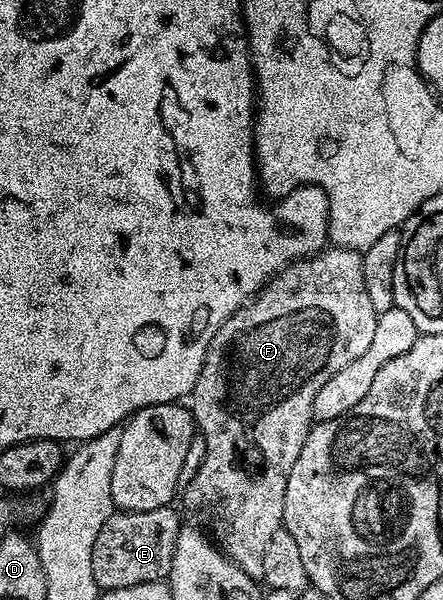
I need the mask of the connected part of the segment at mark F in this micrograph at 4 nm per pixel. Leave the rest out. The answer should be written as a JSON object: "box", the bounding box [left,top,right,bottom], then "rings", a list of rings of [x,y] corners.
{"box":[180,245,378,580],"rings":[[[330,245],[327,248],[327,251],[326,249],[319,250],[317,255],[307,255],[305,259],[294,260],[290,266],[279,271],[250,302],[243,305],[236,313],[232,313],[228,321],[220,325],[220,329],[216,329],[216,337],[212,337],[212,345],[208,345],[206,360],[200,369],[200,377],[192,392],[194,422],[201,439],[206,442],[206,452],[196,477],[192,482],[185,484],[180,500],[182,499],[183,505],[199,519],[197,522],[212,532],[212,539],[218,550],[240,569],[244,569],[244,573],[248,573],[256,580],[261,580],[264,573],[264,552],[268,549],[268,540],[272,538],[272,533],[276,533],[282,527],[284,489],[288,489],[288,473],[292,473],[292,465],[296,465],[296,457],[300,457],[300,449],[304,449],[304,441],[308,437],[310,428],[316,422],[314,417],[316,393],[324,389],[324,381],[328,381],[328,377],[340,373],[344,365],[352,365],[352,361],[356,361],[356,357],[360,357],[360,353],[368,349],[368,344],[376,333],[378,312],[372,309],[372,301],[368,301],[368,289],[364,289],[361,254],[347,247]]]}

